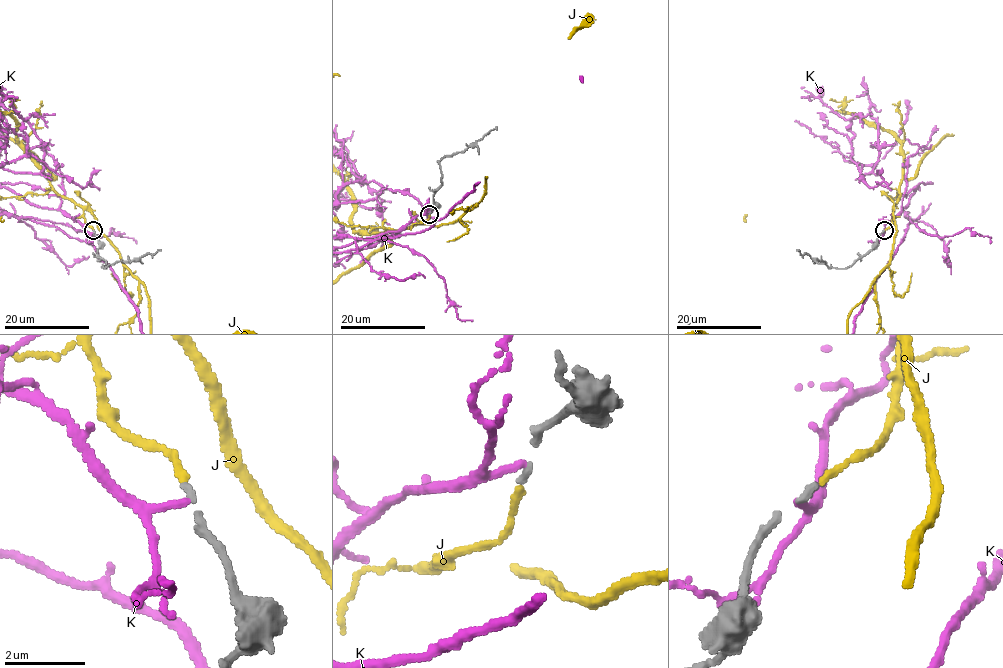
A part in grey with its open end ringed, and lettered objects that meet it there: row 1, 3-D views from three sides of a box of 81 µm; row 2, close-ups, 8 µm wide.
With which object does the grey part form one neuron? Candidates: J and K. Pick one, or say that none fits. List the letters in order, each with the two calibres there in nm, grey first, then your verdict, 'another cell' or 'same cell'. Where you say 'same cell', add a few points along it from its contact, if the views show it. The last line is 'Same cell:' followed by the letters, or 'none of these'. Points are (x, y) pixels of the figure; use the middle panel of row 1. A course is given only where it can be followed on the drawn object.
J: 140 nm thick on the grey side, 150 nm on the other; same cell
K: 170 nm thick on the grey side, 170 nm on the other; another cell
Same cell: J

